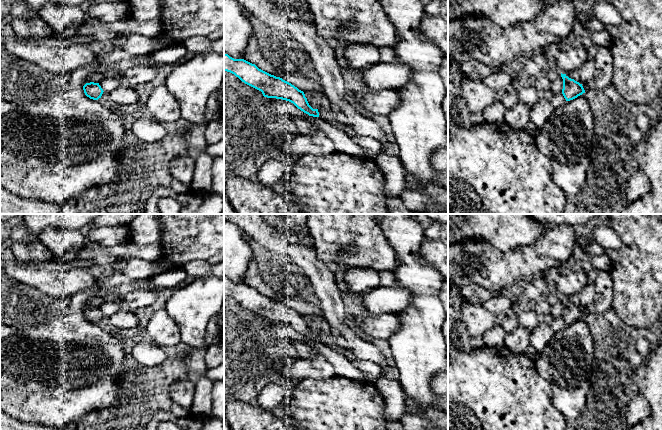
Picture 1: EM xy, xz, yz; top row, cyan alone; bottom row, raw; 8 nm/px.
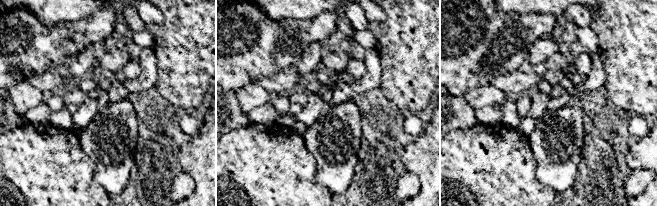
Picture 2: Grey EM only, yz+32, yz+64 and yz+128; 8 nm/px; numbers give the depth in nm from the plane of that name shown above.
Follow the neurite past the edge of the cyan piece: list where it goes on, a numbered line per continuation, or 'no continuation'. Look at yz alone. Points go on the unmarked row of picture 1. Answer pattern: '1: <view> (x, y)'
1: yz (604, 288)

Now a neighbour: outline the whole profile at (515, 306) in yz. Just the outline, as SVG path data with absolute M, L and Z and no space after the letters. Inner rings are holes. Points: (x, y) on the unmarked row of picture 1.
M504 293L483 303L483 306L491 313L502 317L504 315L516 314L523 306L518 302L517 296L514 293Z

